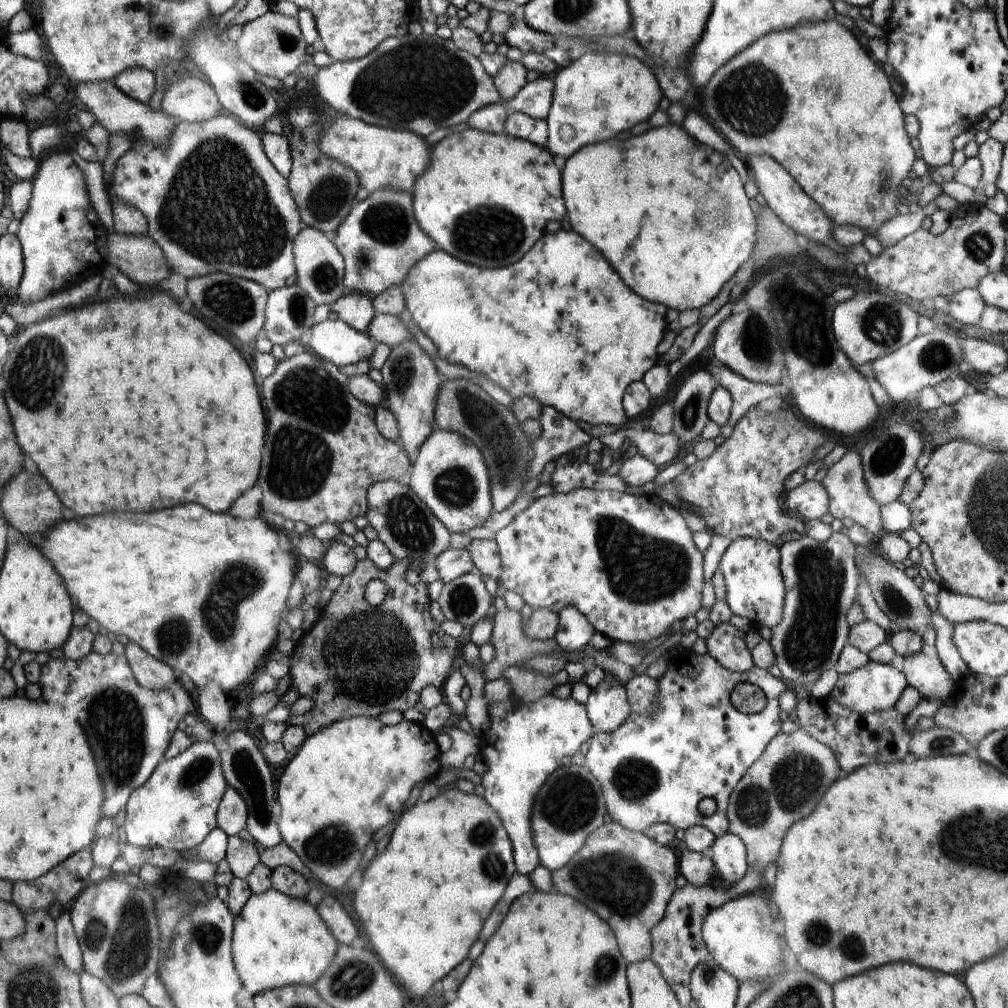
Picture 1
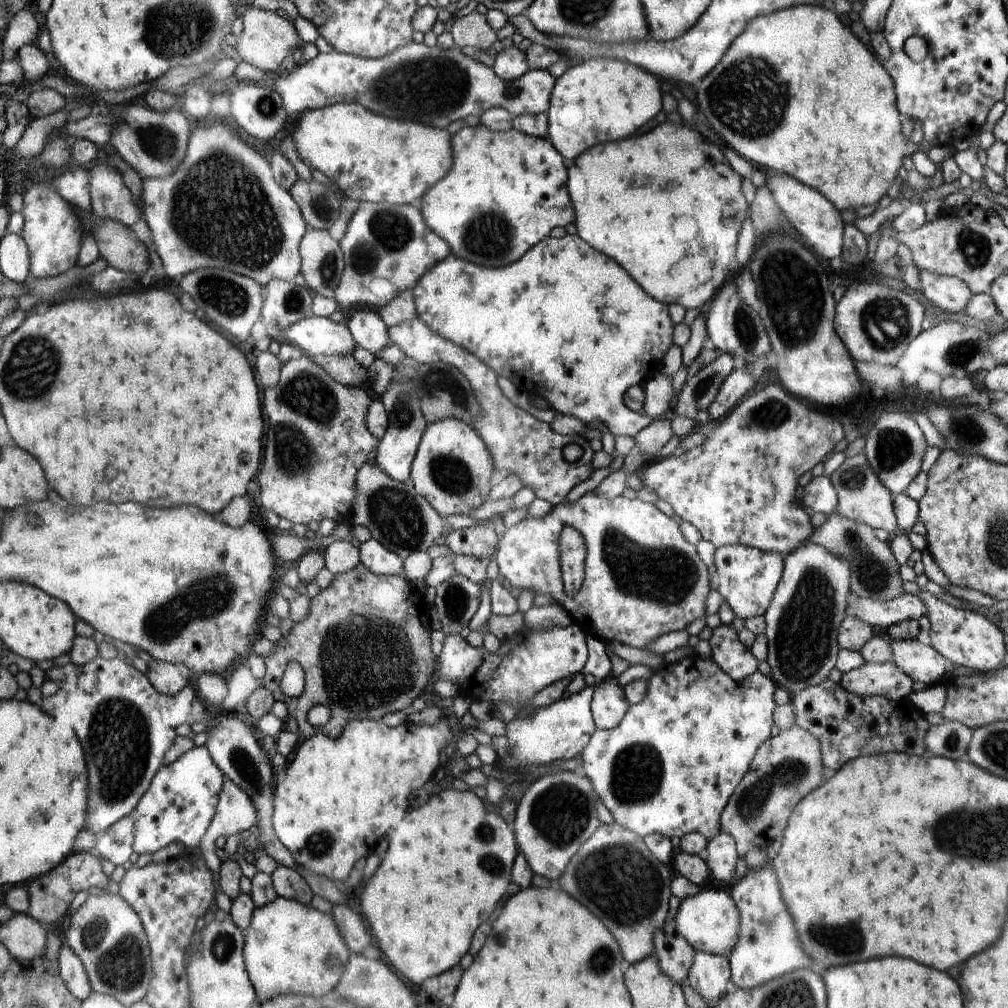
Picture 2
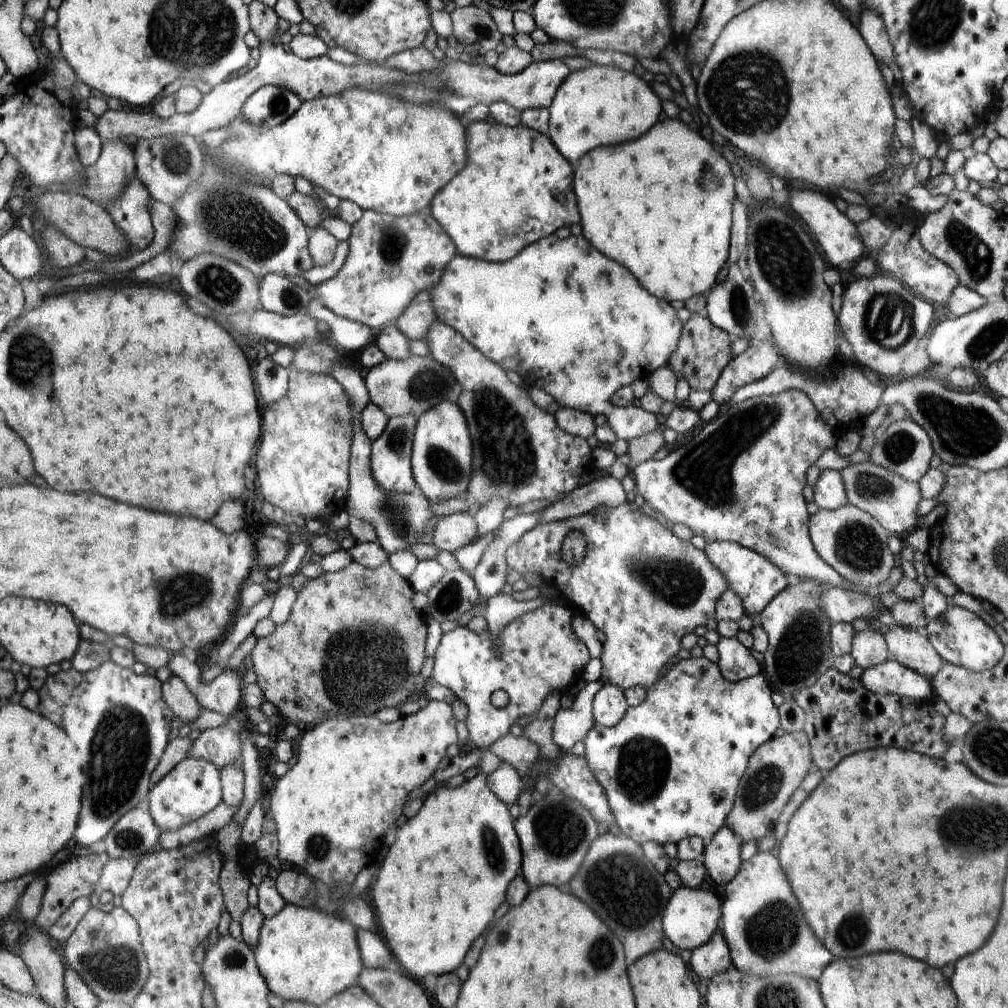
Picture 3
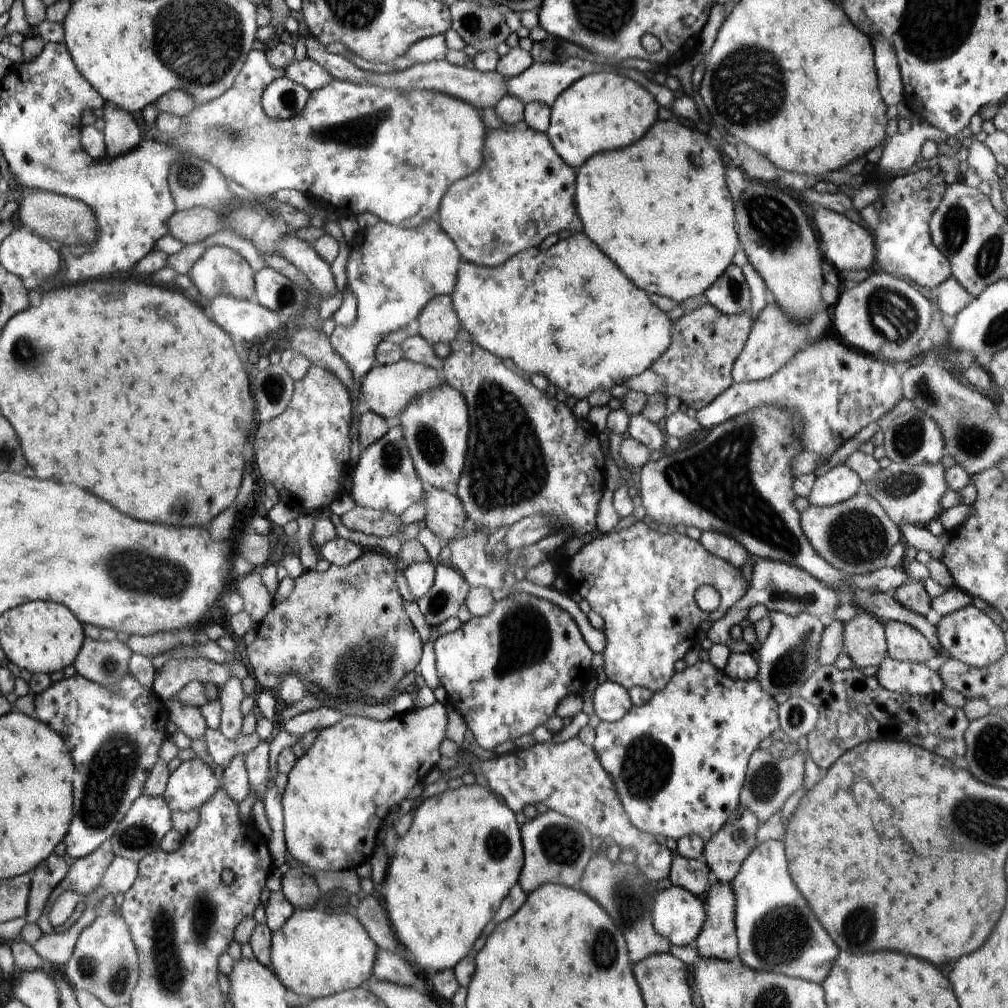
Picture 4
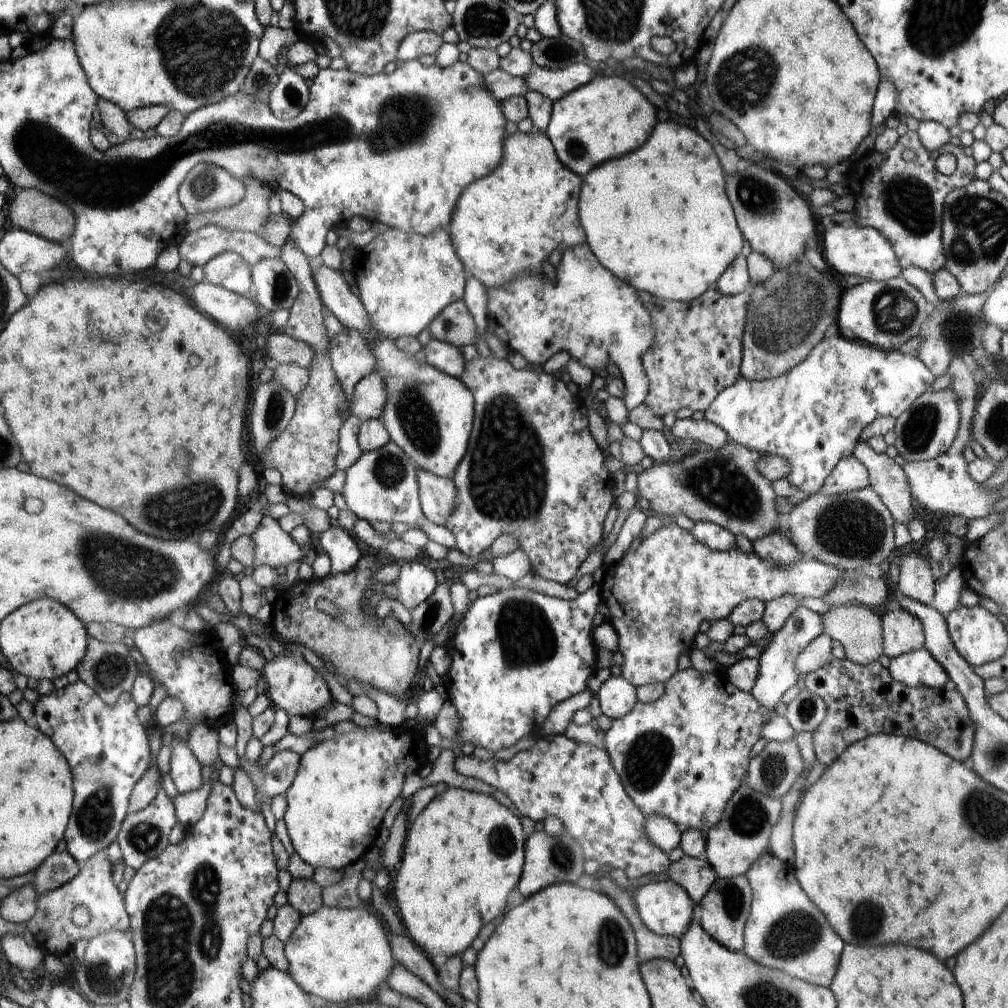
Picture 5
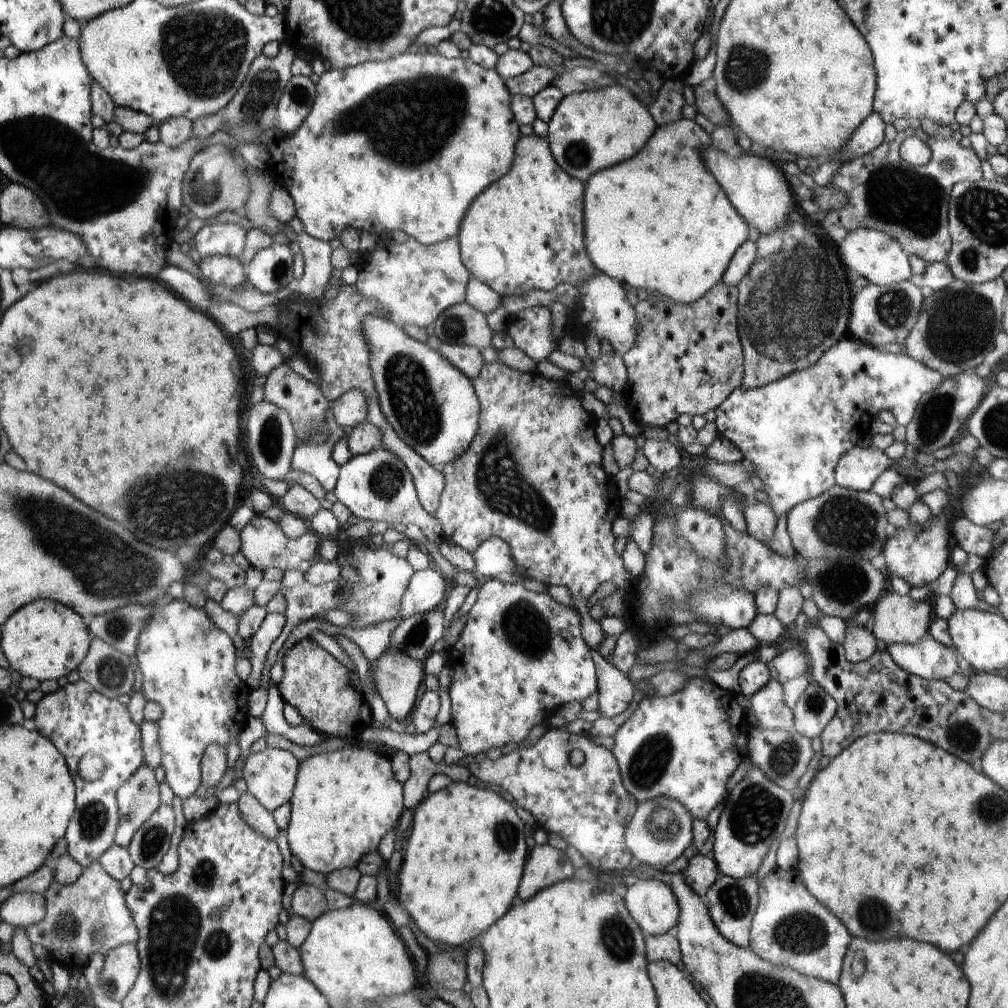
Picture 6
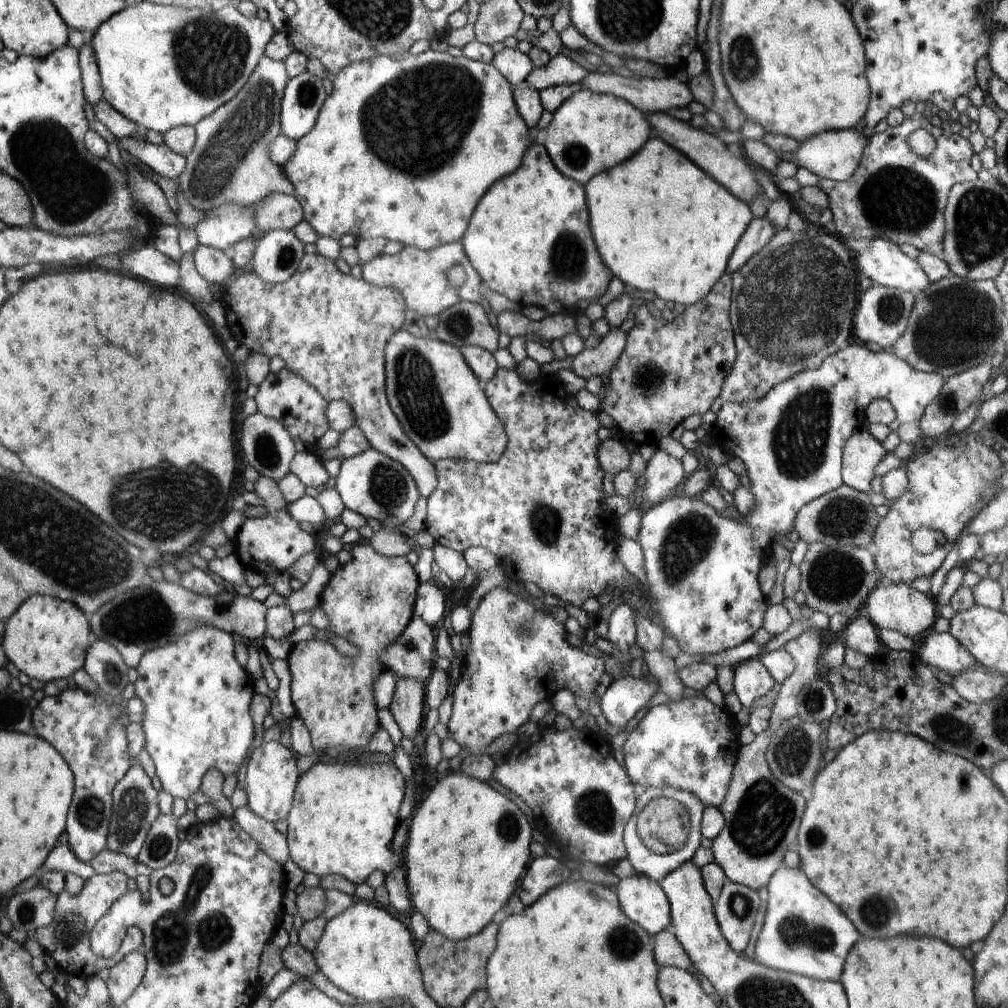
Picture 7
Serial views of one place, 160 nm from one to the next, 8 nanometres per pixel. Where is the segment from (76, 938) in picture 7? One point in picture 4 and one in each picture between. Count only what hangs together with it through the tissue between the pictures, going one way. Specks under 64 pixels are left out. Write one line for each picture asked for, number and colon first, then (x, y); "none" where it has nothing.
4: (83, 876)
5: (52, 927)
6: (94, 905)

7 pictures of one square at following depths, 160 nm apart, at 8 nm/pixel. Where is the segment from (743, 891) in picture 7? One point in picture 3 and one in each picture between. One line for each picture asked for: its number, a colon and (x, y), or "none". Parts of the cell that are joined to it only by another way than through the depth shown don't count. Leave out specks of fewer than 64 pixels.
3: (712, 958)
4: (717, 940)
5: (722, 913)
6: (731, 903)

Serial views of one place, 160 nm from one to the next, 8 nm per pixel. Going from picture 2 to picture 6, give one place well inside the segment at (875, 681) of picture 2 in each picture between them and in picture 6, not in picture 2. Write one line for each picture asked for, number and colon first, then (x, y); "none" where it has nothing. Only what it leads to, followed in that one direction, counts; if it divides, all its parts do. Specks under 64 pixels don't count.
3: (889, 678)
4: (901, 677)
5: (916, 669)
6: (928, 659)

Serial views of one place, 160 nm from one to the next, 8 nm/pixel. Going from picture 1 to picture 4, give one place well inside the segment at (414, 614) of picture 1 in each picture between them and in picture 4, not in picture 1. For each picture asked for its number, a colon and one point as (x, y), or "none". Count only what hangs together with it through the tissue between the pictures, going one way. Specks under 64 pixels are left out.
2: (365, 646)
3: (354, 636)
4: (348, 622)

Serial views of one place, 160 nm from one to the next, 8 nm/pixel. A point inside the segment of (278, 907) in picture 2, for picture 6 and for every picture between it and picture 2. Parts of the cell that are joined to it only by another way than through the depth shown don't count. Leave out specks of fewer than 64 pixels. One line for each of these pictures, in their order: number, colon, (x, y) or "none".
3: (303, 954)
4: (318, 954)
5: (341, 955)
6: (355, 953)

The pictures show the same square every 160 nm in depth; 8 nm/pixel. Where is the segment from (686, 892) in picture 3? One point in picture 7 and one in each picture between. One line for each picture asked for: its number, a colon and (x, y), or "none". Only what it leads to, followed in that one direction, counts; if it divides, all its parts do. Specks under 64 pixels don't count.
4: (677, 914)
5: (665, 908)
6: (651, 903)
7: (642, 899)

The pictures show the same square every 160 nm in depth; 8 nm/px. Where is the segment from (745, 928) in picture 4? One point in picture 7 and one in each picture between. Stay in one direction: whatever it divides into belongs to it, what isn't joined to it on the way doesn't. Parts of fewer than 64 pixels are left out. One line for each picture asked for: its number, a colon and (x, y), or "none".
5: (785, 931)
6: (790, 929)
7: (803, 932)

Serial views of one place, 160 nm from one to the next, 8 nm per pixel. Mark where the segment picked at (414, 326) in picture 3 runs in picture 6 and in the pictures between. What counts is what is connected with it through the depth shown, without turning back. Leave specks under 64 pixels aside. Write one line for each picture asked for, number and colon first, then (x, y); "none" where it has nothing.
4: (437, 322)
5: (454, 324)
6: (460, 324)

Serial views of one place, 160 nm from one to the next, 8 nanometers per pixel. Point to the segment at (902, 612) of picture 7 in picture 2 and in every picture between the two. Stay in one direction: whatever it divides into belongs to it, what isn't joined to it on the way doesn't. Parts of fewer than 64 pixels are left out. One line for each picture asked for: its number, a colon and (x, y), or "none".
2: (922, 663)
3: (914, 651)
4: (904, 643)
5: (902, 632)
6: (900, 619)

